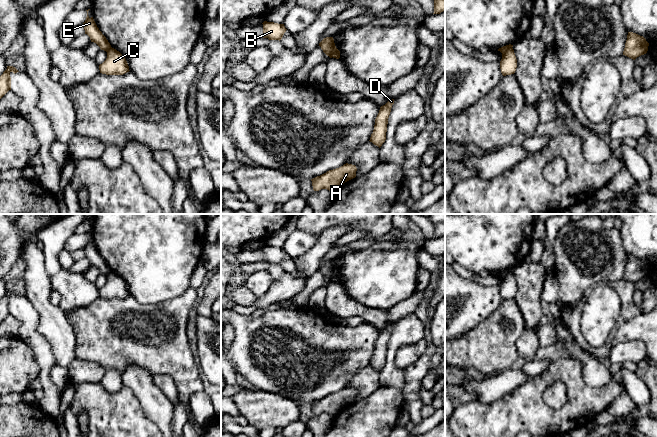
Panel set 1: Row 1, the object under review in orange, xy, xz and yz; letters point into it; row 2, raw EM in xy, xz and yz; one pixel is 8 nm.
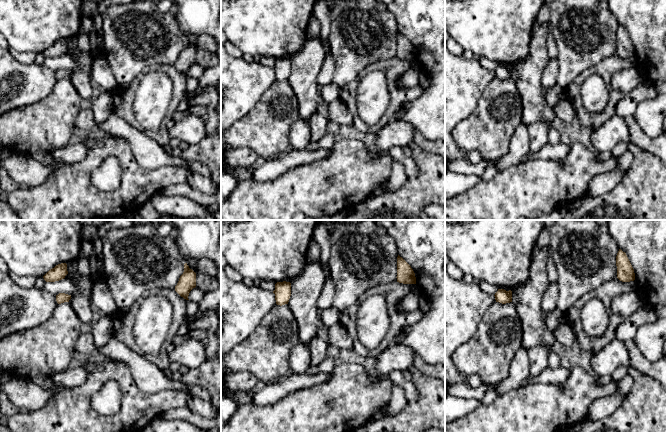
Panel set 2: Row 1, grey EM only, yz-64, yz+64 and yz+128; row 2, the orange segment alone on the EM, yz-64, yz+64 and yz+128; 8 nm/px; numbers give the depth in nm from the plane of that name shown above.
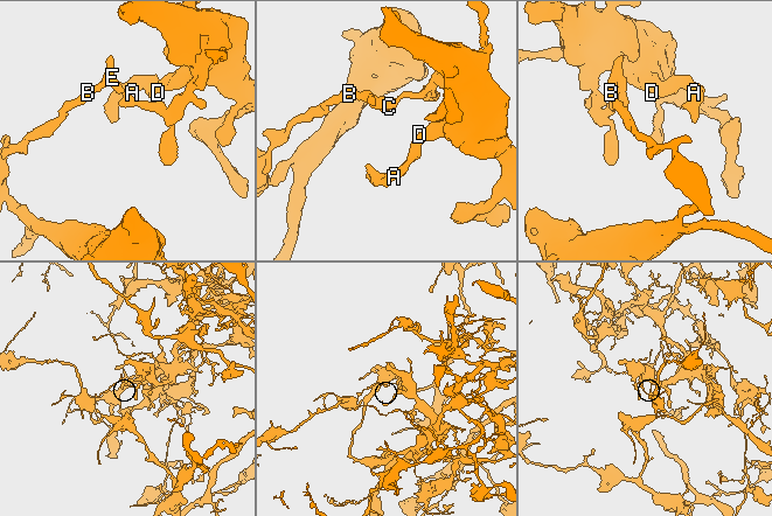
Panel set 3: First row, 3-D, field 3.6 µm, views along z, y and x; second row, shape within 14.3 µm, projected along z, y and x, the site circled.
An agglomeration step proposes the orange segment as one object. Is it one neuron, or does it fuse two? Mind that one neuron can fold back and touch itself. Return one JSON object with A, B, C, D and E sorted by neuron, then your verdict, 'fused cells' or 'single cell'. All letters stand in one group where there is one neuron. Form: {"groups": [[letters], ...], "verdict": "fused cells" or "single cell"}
{"groups": [["A", "C", "D"], ["B", "E"]], "verdict": "fused cells"}

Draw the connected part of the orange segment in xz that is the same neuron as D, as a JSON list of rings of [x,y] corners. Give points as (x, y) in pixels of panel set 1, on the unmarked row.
[[[389,323],[385,329],[380,331],[379,337],[375,343],[374,354],[369,365],[379,372],[386,364],[388,342],[393,328],[394,323]]]

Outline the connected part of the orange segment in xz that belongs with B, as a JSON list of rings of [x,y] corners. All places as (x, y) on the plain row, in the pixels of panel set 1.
[[[264,245],[262,248],[263,248],[263,262],[268,262],[269,264],[280,265],[287,254],[284,248],[278,248],[267,245]]]

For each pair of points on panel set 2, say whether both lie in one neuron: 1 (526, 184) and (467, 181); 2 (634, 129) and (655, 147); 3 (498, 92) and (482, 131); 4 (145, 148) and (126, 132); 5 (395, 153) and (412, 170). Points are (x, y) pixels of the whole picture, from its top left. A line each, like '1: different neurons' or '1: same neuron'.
1: different neurons
2: same neuron
3: same neuron
4: same neuron
5: same neuron

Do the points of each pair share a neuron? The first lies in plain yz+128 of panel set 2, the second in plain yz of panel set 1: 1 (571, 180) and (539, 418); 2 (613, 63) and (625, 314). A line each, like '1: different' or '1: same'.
1: same
2: same

